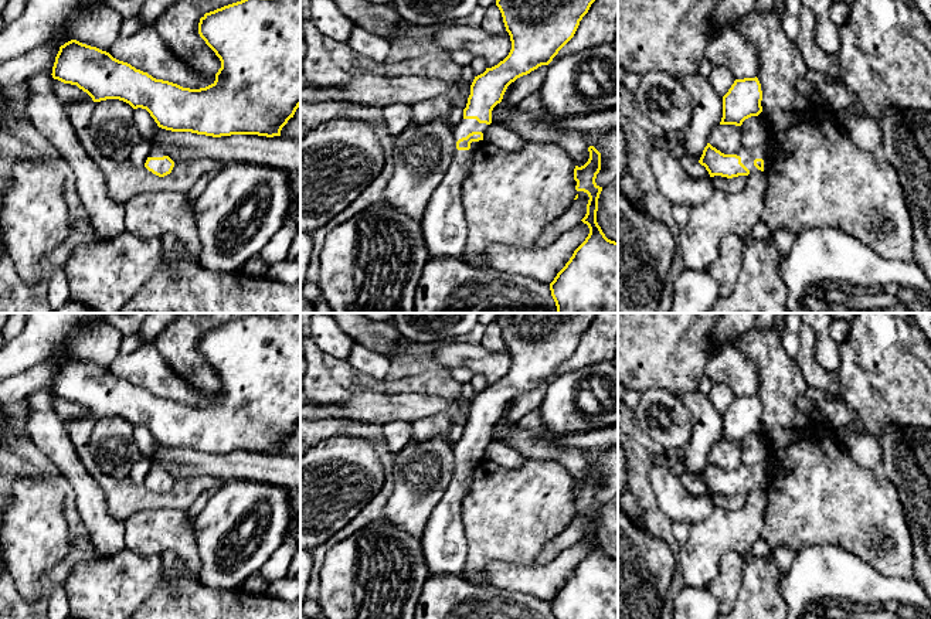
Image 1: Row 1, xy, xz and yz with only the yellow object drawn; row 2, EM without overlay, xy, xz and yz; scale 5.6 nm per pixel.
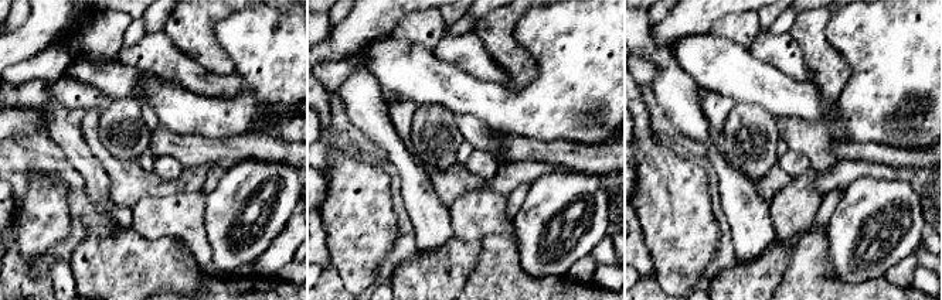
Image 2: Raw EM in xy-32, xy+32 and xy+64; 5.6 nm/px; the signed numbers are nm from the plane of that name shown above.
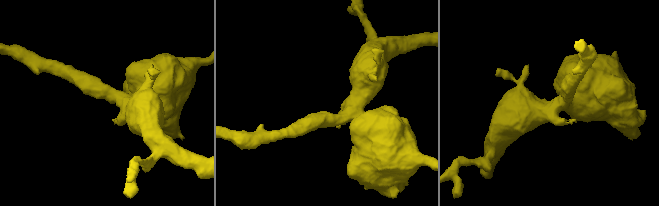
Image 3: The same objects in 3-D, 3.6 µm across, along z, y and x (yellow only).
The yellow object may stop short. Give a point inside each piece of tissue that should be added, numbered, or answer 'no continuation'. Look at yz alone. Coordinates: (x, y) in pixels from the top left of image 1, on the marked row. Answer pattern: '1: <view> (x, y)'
1: yz (765, 152)

